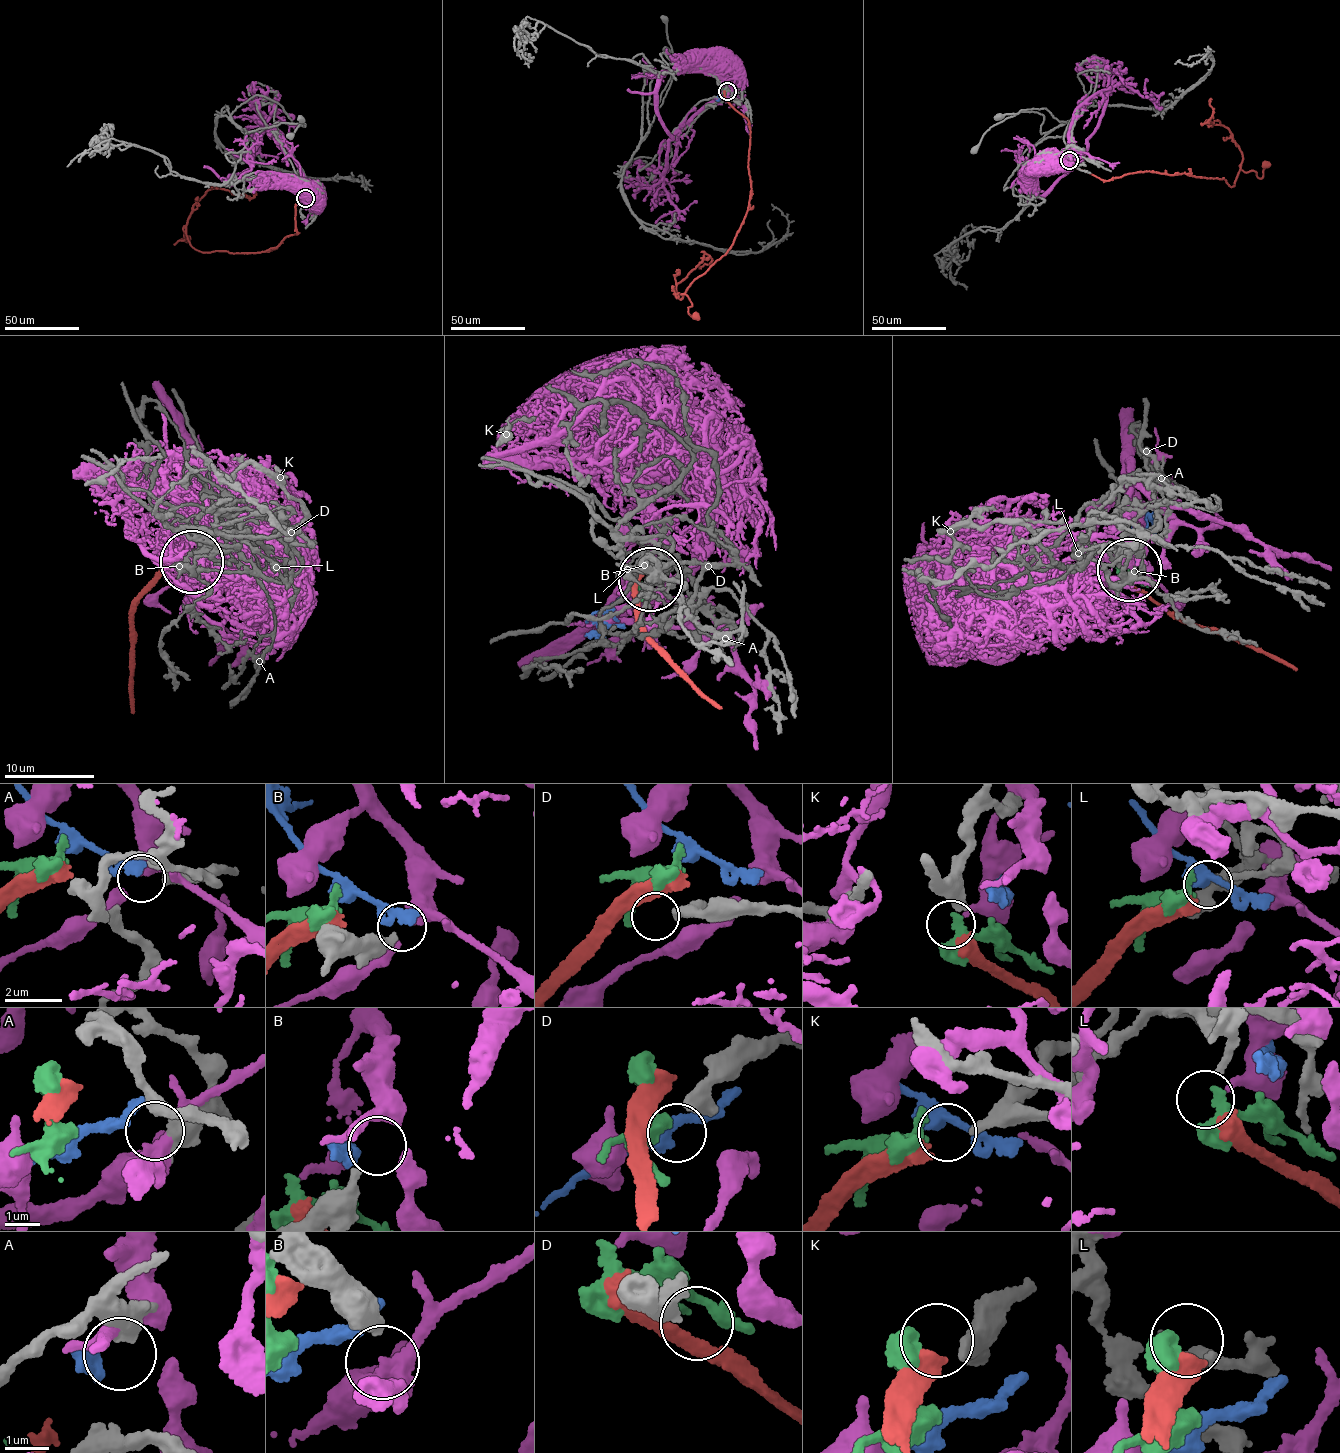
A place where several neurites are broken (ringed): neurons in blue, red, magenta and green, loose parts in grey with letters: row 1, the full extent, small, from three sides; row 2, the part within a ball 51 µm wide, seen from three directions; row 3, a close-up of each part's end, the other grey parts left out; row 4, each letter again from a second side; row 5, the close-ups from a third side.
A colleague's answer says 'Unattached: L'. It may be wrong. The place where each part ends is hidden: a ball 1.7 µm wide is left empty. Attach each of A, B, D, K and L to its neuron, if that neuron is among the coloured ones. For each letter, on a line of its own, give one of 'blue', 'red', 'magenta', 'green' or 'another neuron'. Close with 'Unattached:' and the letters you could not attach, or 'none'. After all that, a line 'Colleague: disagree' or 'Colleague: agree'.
A: blue
B: magenta
D: another neuron
K: red
L: green
Unattached: D
Colleague: disagree

